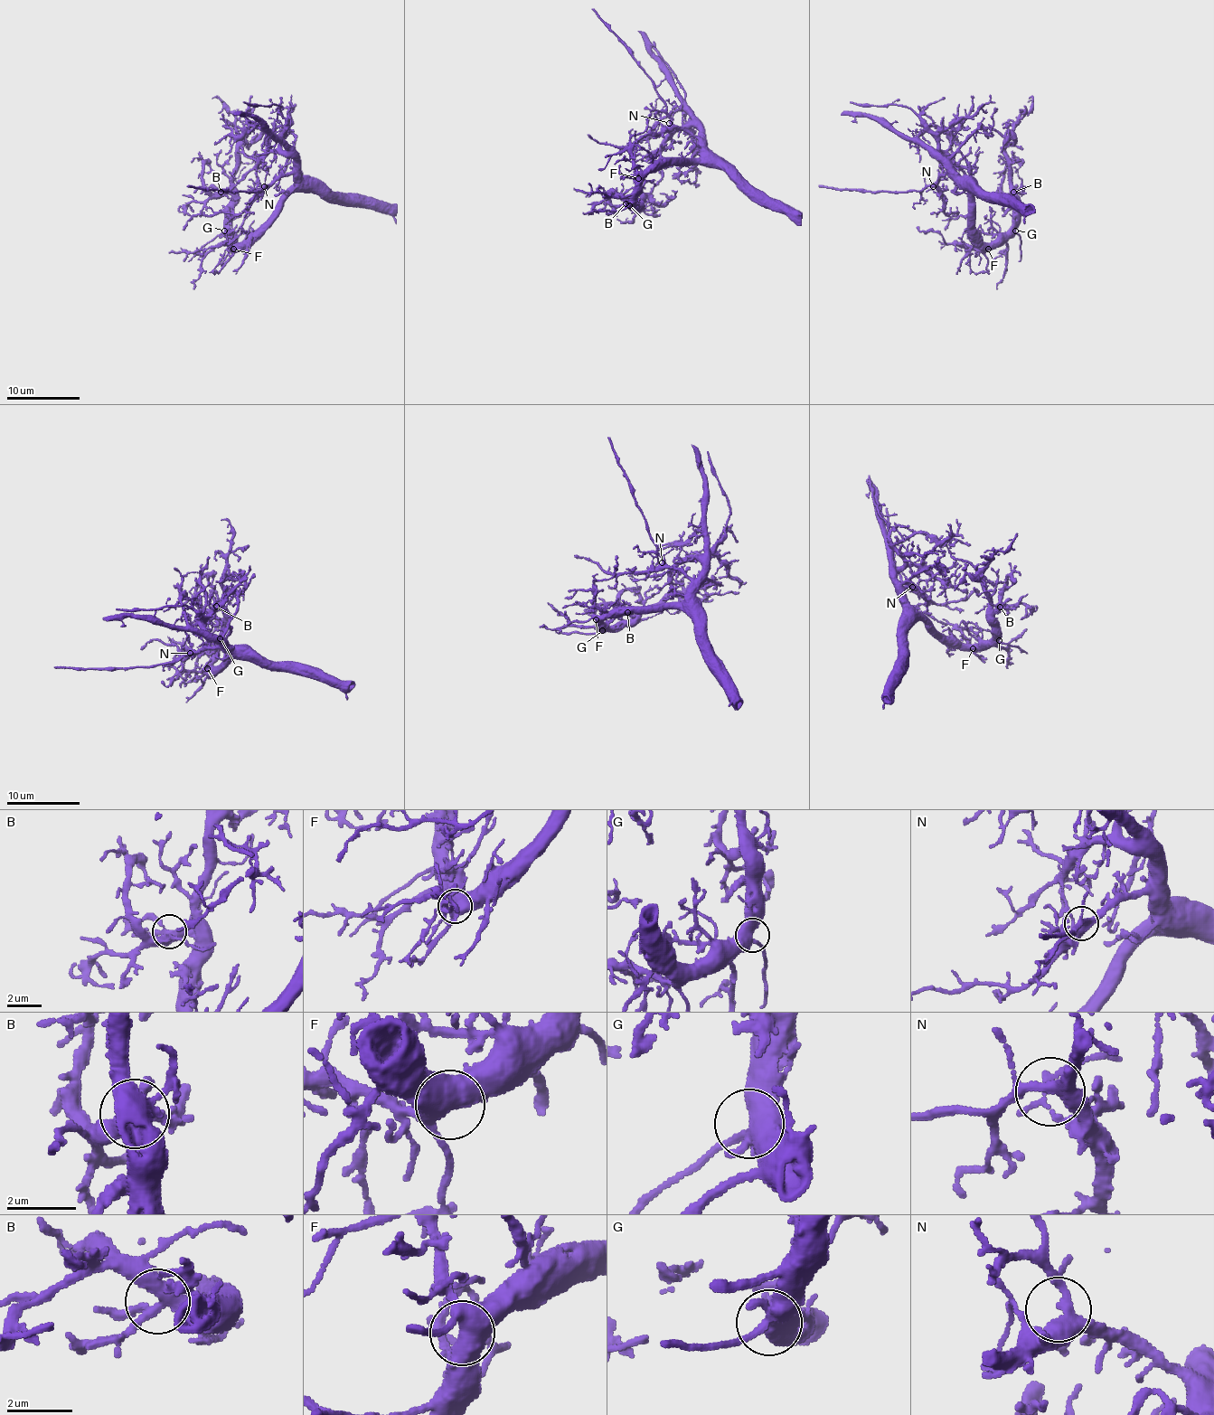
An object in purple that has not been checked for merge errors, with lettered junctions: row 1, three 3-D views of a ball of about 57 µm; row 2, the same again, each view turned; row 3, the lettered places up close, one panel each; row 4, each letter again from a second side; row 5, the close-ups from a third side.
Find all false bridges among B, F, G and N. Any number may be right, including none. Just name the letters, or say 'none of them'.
none of them

